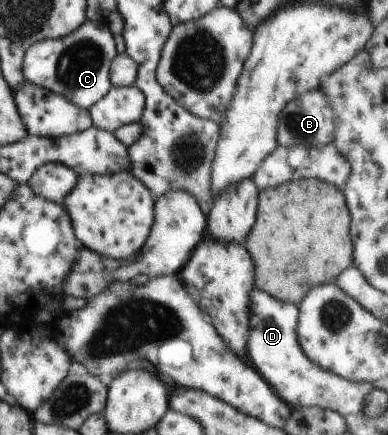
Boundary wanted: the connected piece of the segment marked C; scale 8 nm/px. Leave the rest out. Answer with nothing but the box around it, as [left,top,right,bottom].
[23,20,116,110]

